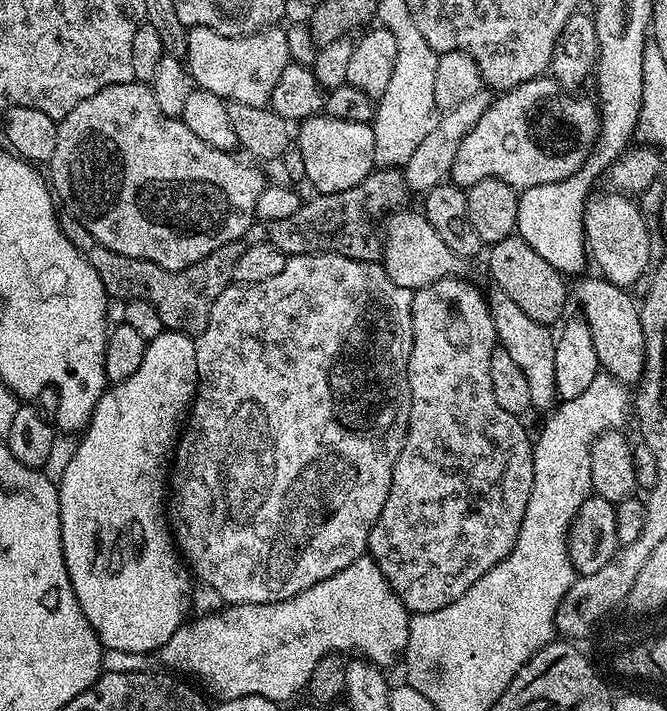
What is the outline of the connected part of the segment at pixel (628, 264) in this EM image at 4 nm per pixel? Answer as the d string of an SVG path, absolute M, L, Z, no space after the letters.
M608 190L605 196L593 195L584 208L584 239L591 263L597 264L599 275L620 288L631 289L649 271L650 236L639 203L631 195Z

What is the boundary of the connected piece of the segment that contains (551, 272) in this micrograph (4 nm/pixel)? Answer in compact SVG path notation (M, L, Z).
M513 234L502 238L502 242L491 245L487 249L488 252L488 272L492 275L491 283L495 287L502 290L502 294L508 295L514 303L522 309L525 314L530 314L530 318L534 318L534 322L542 322L549 326L555 325L555 320L559 321L565 315L564 307L567 306L568 300L570 304L570 288L566 283L565 277L554 266L550 266L550 262L546 262L546 258L540 257L535 252L534 246L530 246L520 237L519 234Z

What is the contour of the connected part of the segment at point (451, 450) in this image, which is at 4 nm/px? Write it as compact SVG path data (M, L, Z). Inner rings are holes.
M447 276L438 282L434 282L425 288L417 288L412 294L412 349L410 350L410 362L408 363L408 381L410 382L410 418L408 419L408 433L402 446L402 454L398 454L398 462L394 466L394 474L390 482L390 494L386 494L386 506L382 506L382 514L374 522L368 539L367 555L382 570L386 582L398 594L398 598L409 613L433 612L442 610L442 606L450 606L486 570L498 566L502 558L514 550L514 542L518 538L518 530L522 526L522 518L526 518L526 502L530 502L530 490L534 486L534 447L533 437L528 437L524 429L524 420L521 417L510 414L498 406L498 398L494 398L494 386L490 386L490 358L498 346L496 331L494 330L494 318L488 309L488 302L483 291L479 292L468 278L459 276Z

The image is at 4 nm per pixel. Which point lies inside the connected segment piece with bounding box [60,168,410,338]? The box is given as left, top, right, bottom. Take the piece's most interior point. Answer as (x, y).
(347, 223)

